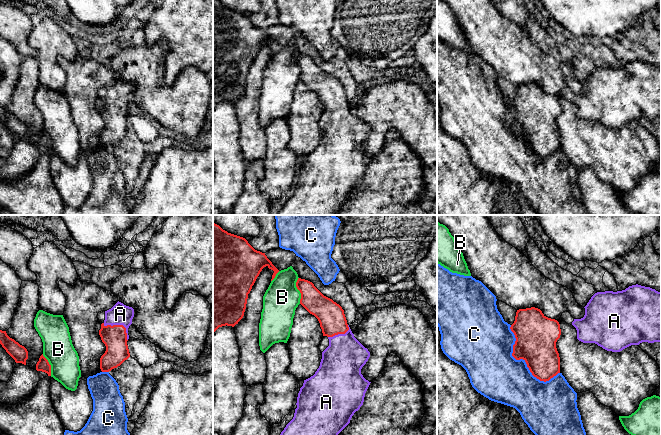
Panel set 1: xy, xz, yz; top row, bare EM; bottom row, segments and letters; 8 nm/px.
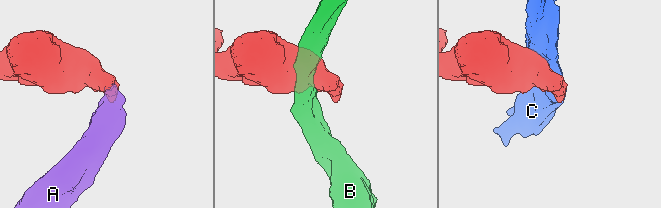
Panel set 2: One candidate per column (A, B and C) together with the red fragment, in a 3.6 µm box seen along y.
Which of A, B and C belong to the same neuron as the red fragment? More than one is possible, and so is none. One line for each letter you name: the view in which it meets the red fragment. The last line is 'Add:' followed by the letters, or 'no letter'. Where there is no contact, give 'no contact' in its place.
A: contact in xy
Add: A

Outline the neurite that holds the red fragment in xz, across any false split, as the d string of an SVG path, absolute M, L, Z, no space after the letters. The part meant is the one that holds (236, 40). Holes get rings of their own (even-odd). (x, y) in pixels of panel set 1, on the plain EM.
M213 0L213 109L222 102L234 103L243 94L248 70L266 42L274 47L272 57L279 46L265 29L255 26L245 14Z

